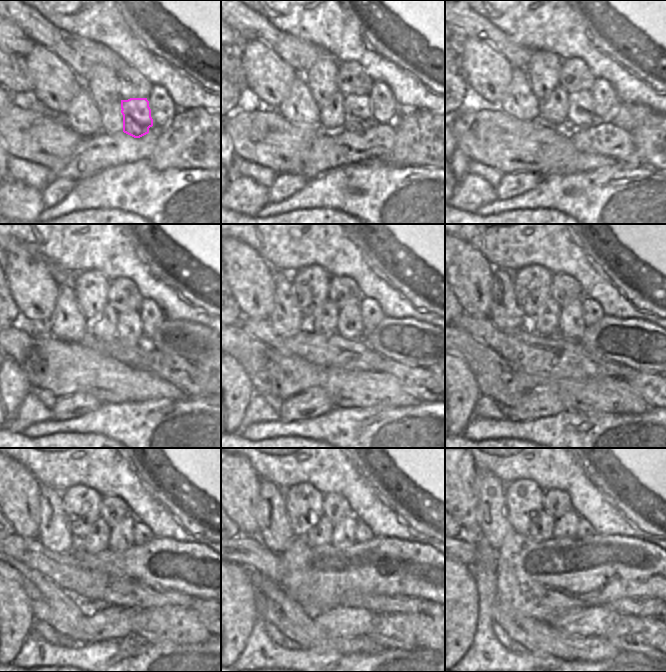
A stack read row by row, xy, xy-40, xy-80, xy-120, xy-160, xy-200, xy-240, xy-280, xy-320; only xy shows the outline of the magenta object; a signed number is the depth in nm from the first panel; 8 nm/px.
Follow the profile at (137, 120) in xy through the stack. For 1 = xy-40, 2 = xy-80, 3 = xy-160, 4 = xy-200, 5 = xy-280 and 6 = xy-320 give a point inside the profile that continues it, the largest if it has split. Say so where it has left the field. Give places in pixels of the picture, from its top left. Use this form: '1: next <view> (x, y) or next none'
1: next xy-40 (358, 118)
2: next xy-80 (580, 115)
3: next xy-160 (349, 325)
4: next xy-200 (571, 325)
5: next xy-280 (344, 531)
6: next xy-320 (566, 526)

